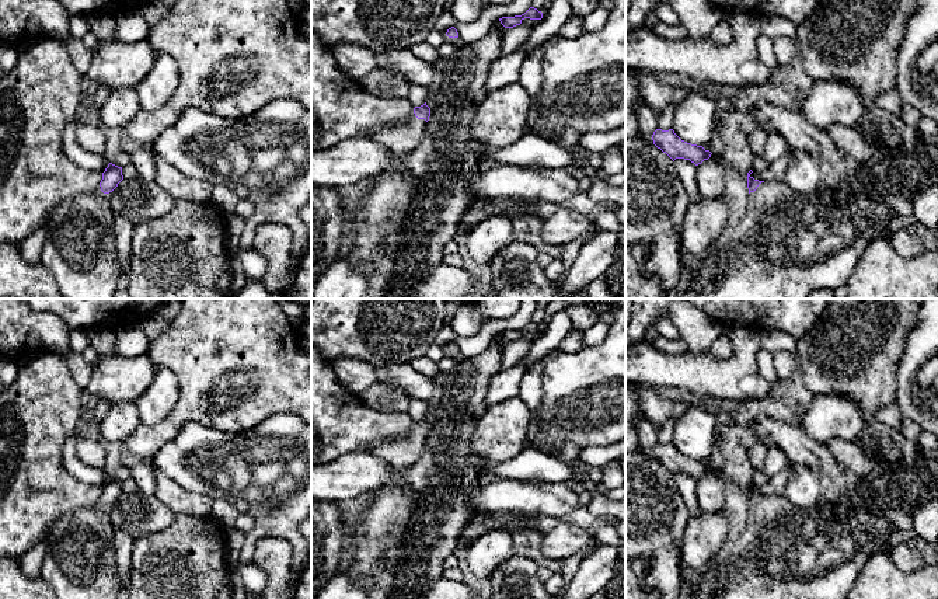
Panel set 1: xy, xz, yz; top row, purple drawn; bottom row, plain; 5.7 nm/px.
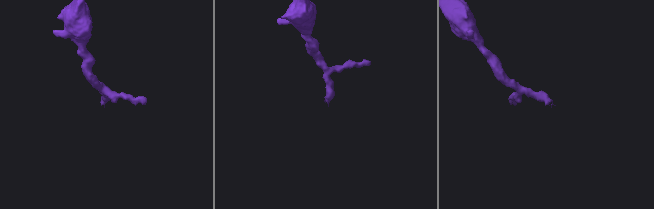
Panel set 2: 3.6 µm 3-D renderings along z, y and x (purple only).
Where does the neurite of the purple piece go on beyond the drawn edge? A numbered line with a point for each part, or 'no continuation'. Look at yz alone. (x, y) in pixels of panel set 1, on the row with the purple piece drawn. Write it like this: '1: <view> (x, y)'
1: yz (787, 244)

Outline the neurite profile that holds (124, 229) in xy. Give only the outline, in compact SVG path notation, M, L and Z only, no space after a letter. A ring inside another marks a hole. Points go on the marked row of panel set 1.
M115 215L112 226L116 237L119 265L122 274L126 275L130 265L130 241L135 224L126 217Z

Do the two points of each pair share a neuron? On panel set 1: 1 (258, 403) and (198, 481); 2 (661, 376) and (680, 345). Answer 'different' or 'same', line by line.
1: different
2: different

